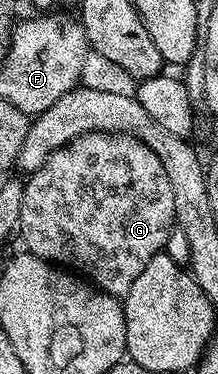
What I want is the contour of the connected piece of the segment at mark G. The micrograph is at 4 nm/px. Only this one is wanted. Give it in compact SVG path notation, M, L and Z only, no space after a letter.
M88 132L75 138L67 146L55 150L55 154L51 154L39 170L28 173L21 207L19 236L25 239L24 247L32 256L37 256L40 260L48 260L58 266L64 266L66 269L88 278L102 292L110 292L113 296L124 298L131 290L131 282L135 282L135 278L139 278L139 274L143 274L143 266L147 266L147 262L151 262L151 258L155 258L157 253L164 249L166 242L169 241L169 235L174 230L176 219L173 183L169 180L167 170L163 170L163 162L159 162L155 150L151 150L142 140L137 140L134 136L115 132Z

